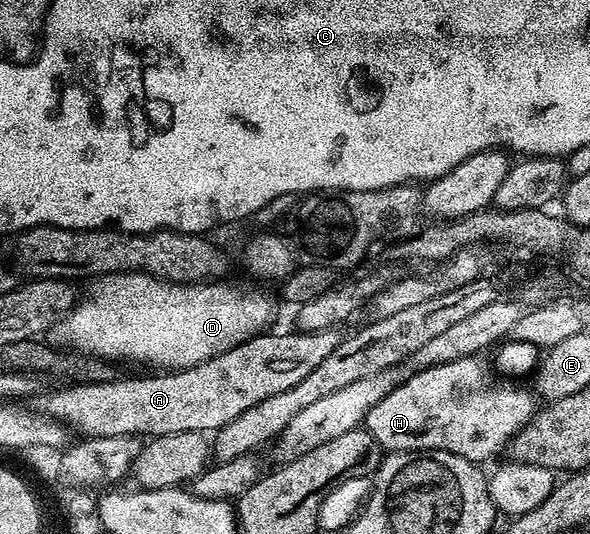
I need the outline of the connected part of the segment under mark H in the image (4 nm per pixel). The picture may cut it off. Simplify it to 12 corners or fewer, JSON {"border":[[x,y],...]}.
{"border":[[467,356],[371,406],[390,453],[491,459],[535,396]]}

